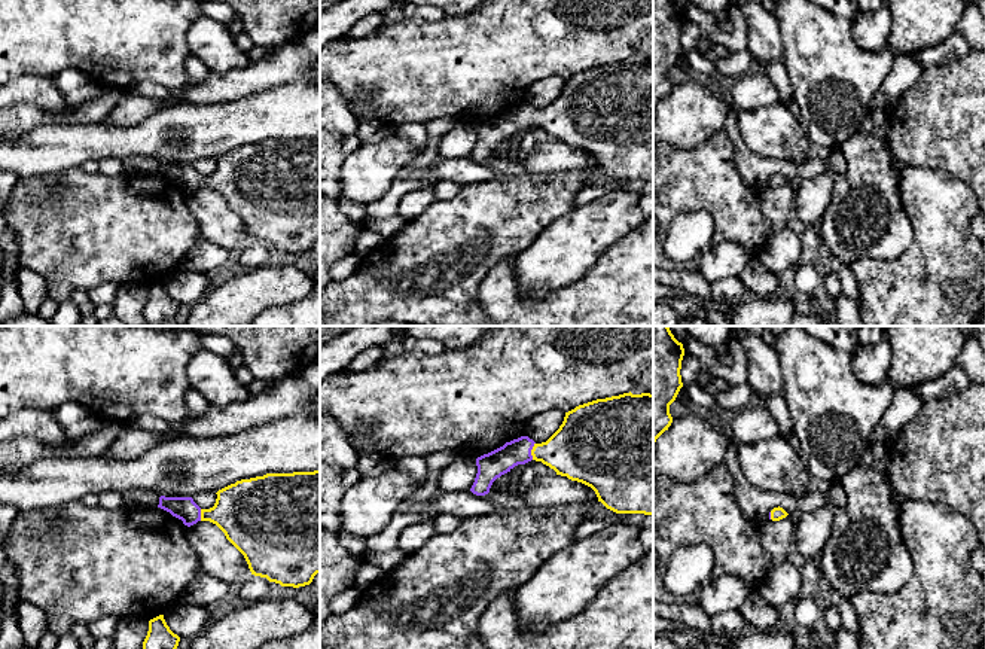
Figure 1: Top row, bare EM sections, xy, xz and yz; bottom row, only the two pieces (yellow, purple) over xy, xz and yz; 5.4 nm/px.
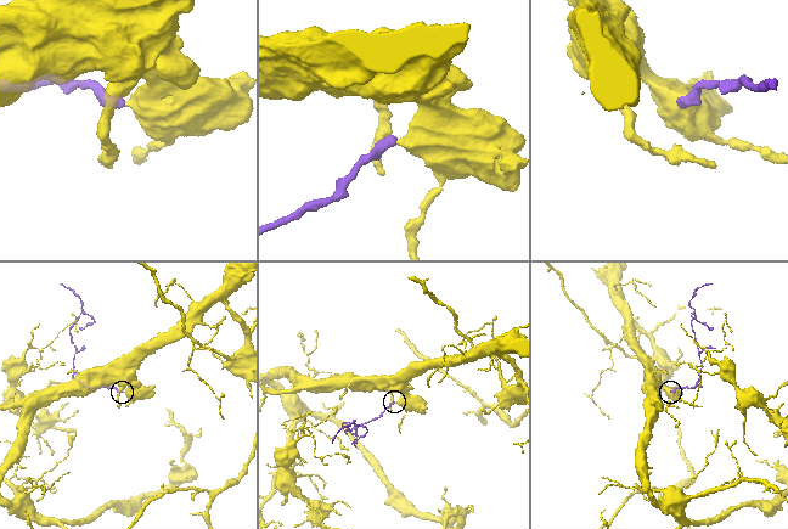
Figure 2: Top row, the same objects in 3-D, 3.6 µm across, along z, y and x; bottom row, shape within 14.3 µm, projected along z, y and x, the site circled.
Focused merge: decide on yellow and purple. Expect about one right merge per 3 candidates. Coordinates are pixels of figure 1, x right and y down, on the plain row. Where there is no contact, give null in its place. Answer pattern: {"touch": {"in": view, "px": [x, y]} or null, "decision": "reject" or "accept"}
{"touch": {"in": "xz", "px": [531, 118]}, "decision": "accept"}

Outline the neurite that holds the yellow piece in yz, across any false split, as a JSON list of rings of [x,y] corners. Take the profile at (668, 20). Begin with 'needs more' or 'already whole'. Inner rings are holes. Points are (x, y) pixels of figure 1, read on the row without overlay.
already whole; [[[653,0],[653,113],[673,89],[670,71],[683,54],[683,22],[683,10],[673,0]]]

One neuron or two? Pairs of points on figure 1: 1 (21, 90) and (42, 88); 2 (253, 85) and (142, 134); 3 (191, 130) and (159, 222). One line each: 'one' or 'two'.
1: one
2: two
3: two

